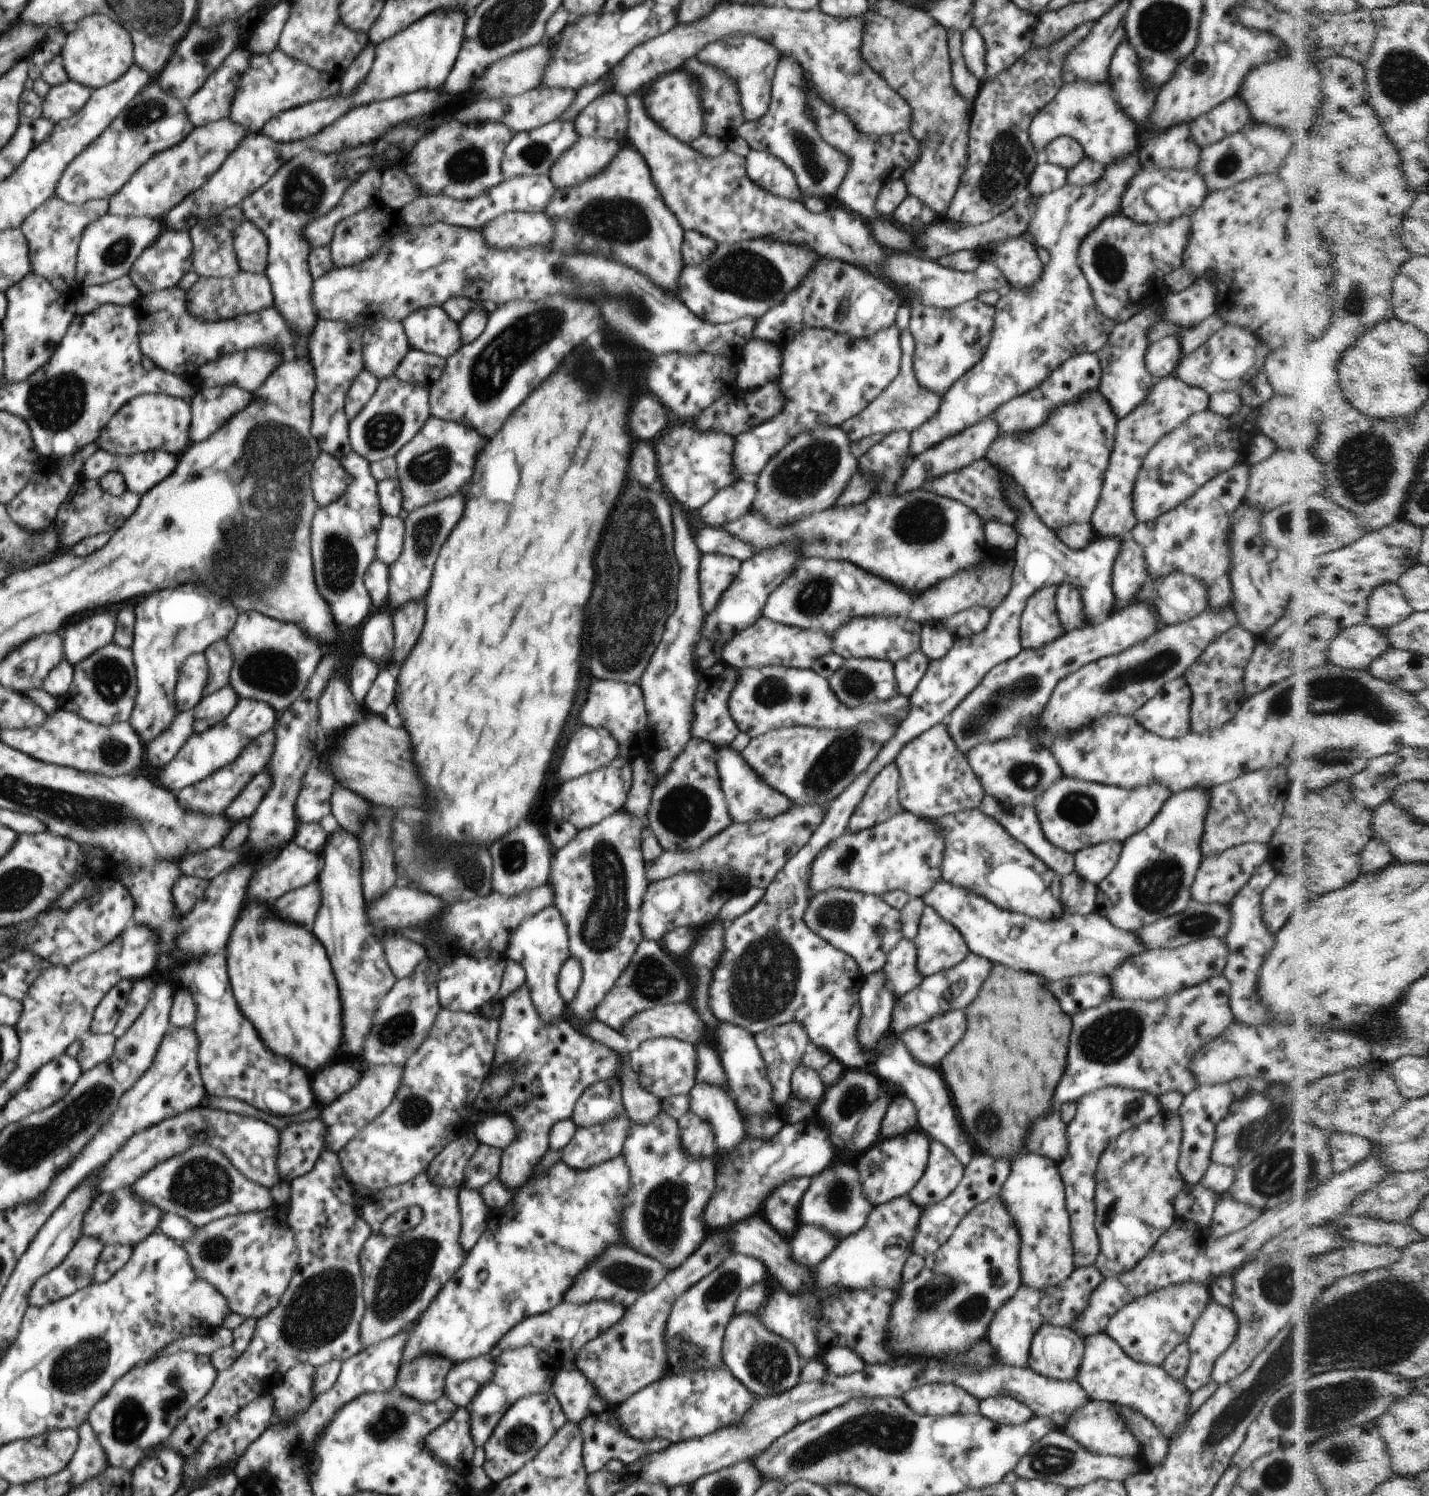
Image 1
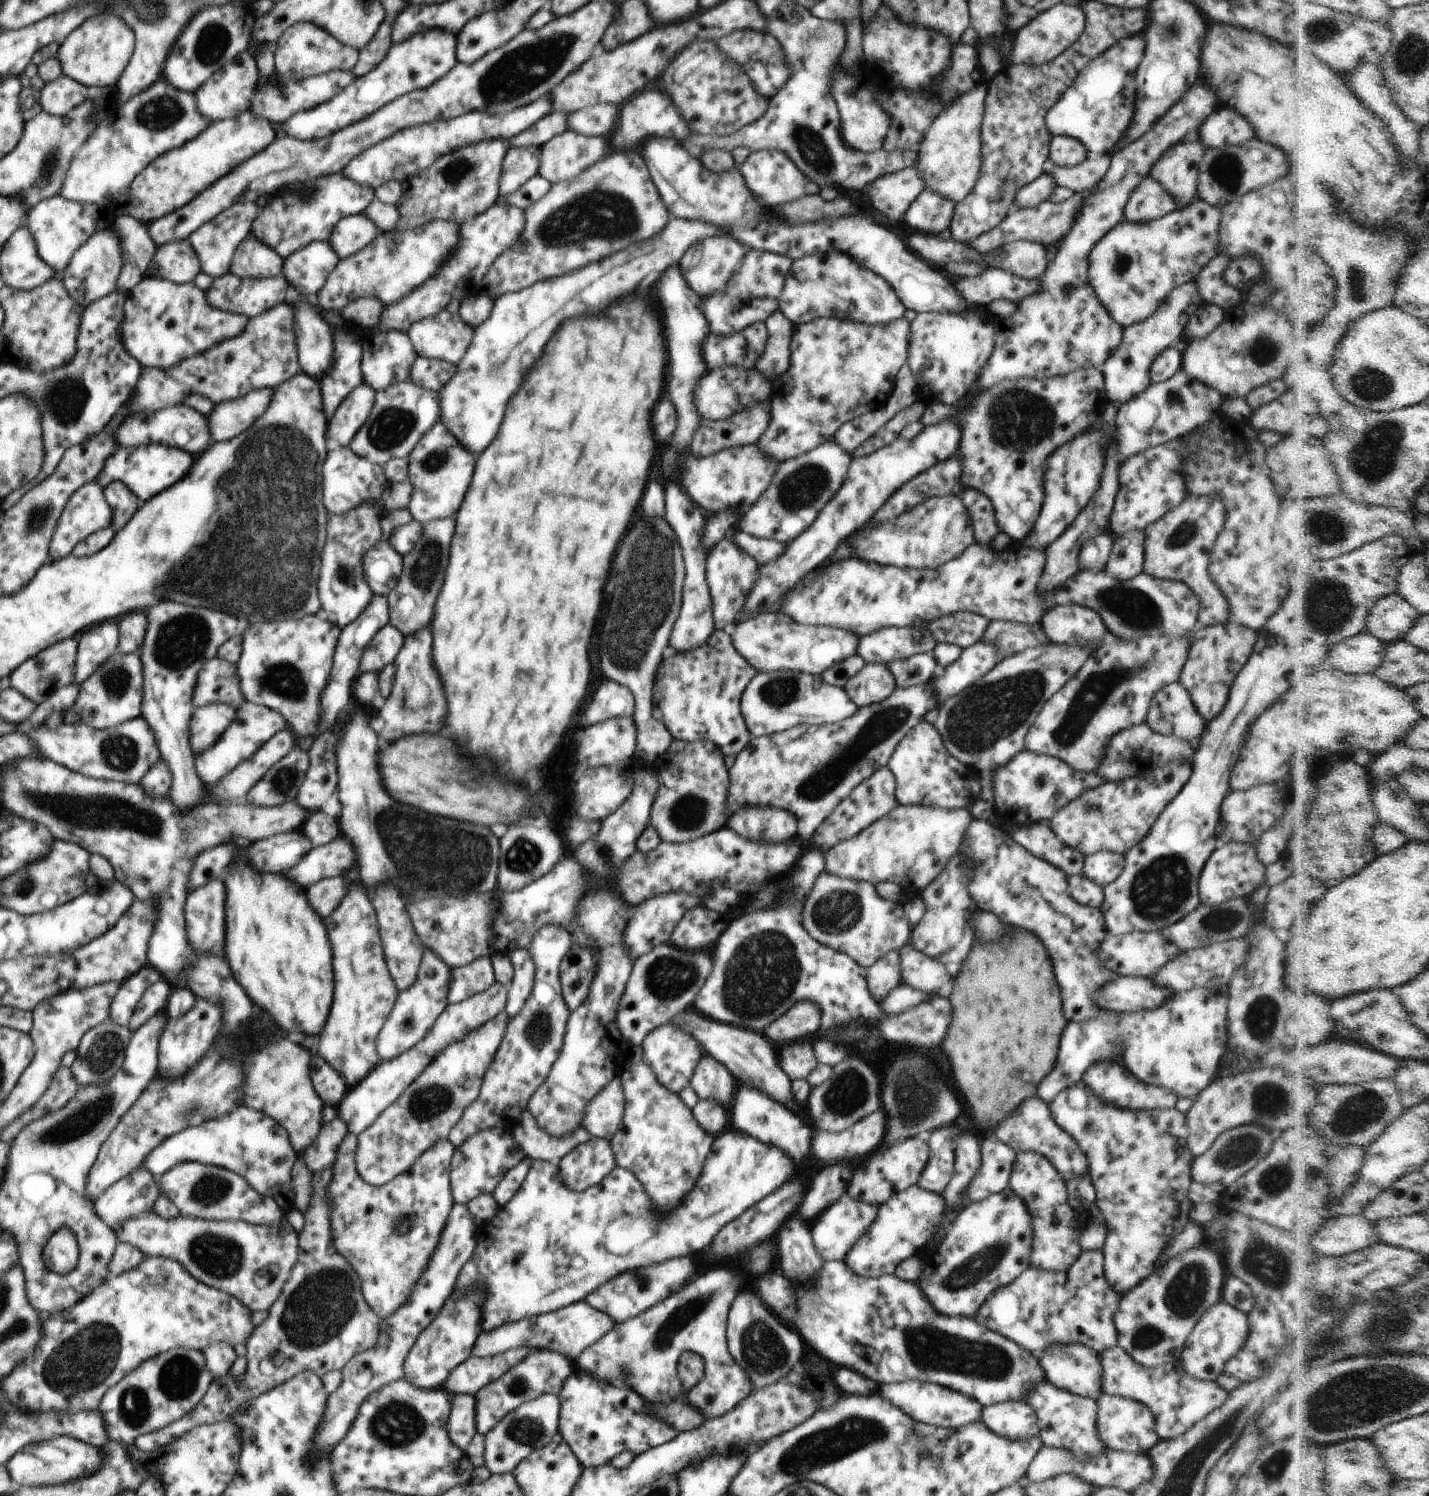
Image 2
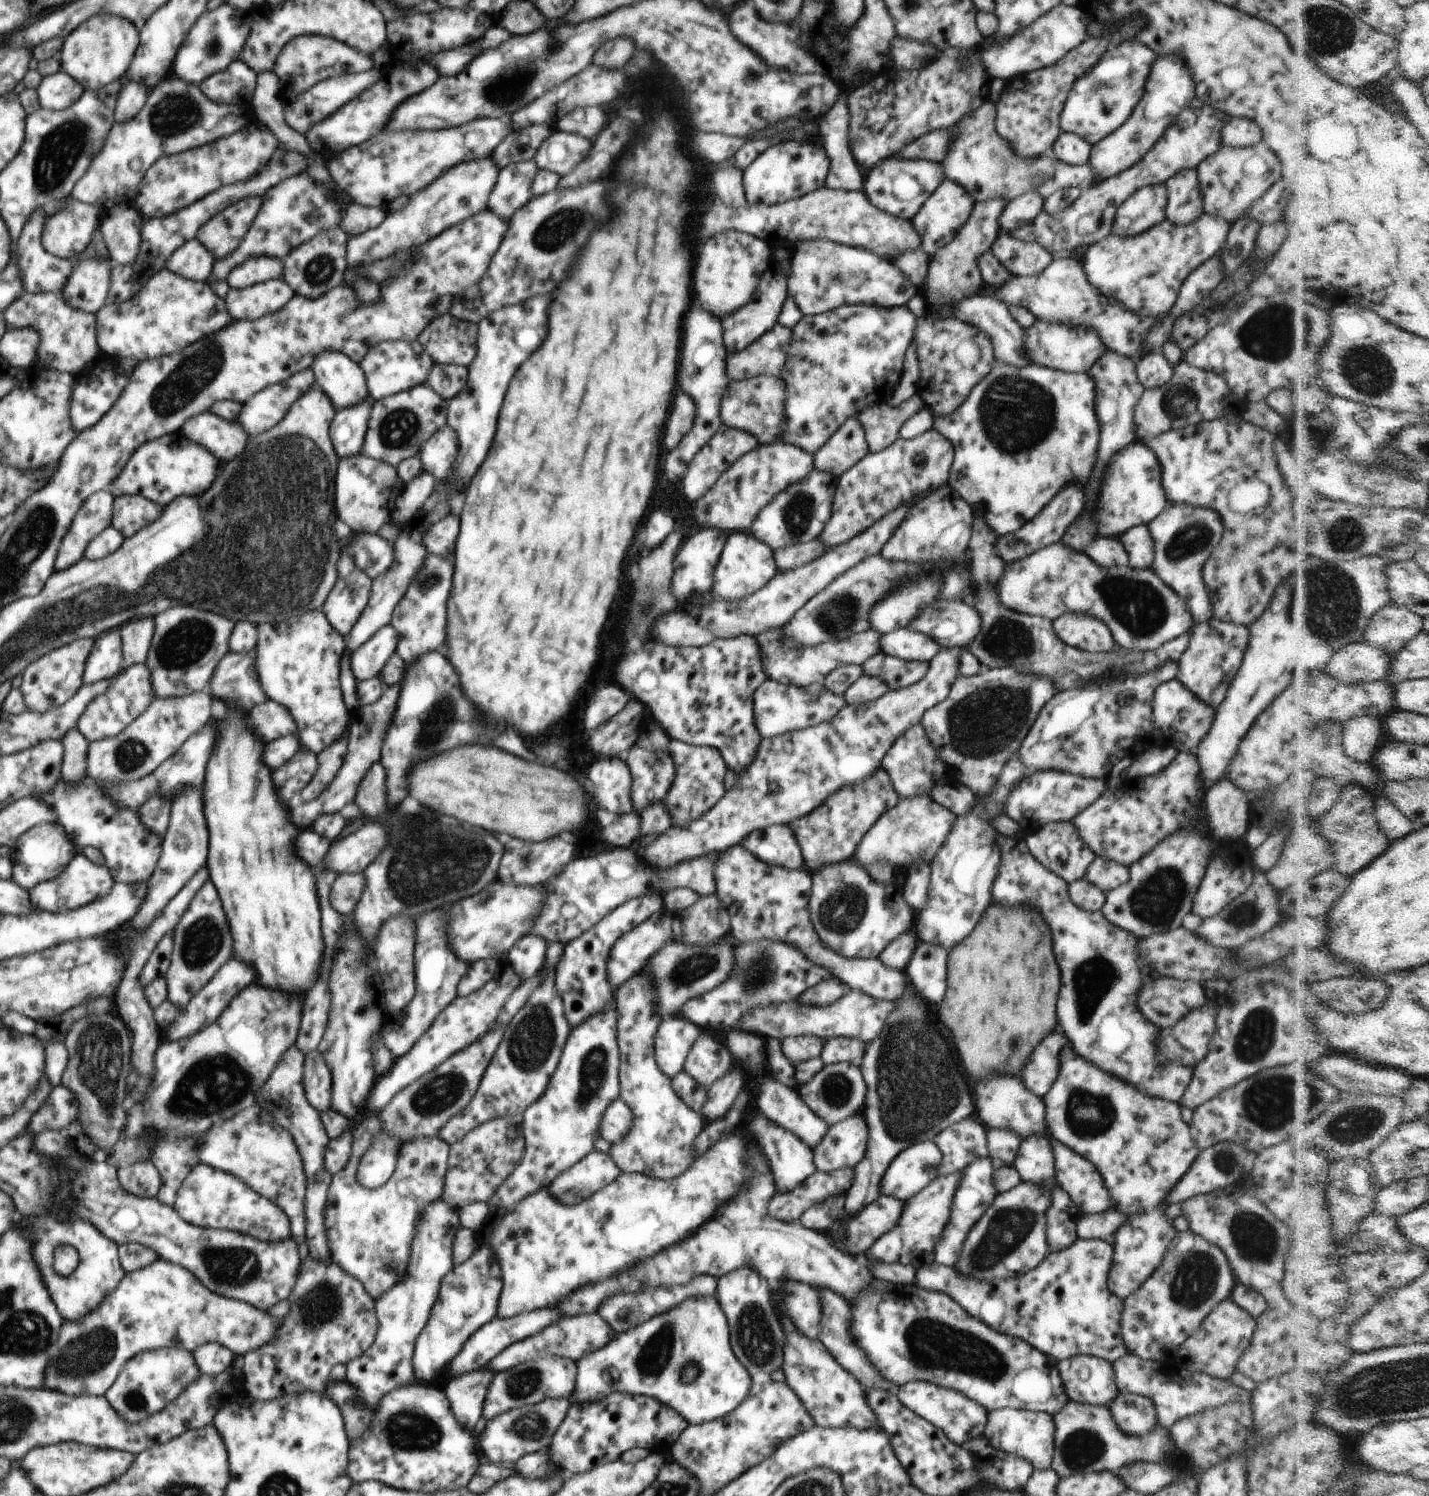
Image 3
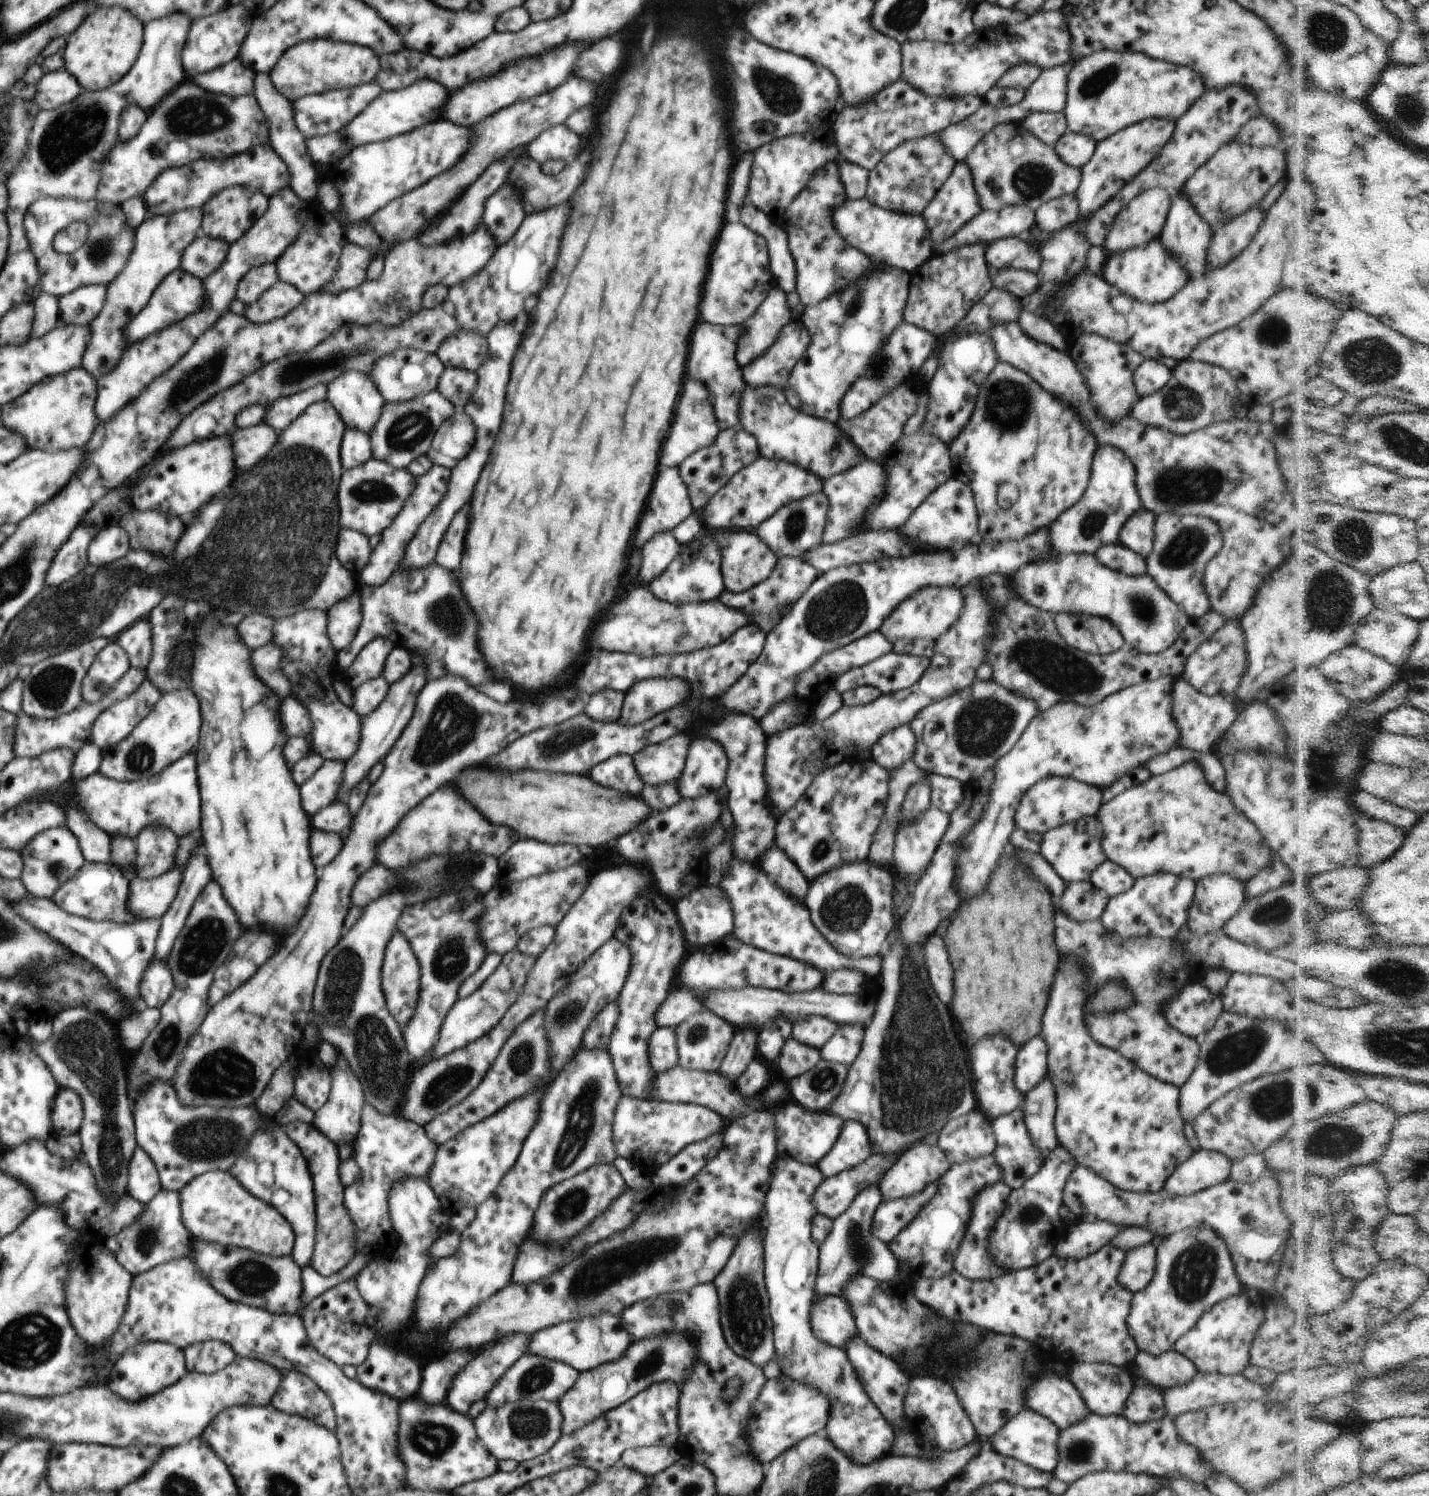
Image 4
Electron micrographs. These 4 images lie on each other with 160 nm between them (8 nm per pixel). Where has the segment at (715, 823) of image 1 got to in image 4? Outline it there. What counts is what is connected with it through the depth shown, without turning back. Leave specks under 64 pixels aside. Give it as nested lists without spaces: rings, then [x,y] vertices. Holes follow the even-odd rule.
[[[692,737],[686,768],[678,778],[678,790],[684,798],[700,798],[710,790],[724,786],[728,758],[712,738]]]

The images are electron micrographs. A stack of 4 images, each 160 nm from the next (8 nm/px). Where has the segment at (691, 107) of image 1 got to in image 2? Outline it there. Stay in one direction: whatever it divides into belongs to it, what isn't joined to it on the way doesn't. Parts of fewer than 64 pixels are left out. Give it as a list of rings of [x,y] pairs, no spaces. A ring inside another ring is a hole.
[[[642,92],[636,98],[628,100],[620,112],[618,126],[613,130],[612,144],[614,148],[634,148],[638,142],[642,142],[648,136],[666,136],[666,138],[678,138],[682,140],[684,136],[690,134],[686,122],[682,122],[682,116],[676,112],[674,104],[664,92]]]

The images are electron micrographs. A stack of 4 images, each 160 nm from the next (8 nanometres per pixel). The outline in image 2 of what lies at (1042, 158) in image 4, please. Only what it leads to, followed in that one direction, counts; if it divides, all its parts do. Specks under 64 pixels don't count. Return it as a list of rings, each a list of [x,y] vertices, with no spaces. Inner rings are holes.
[[[982,82],[974,91],[961,94],[937,116],[917,148],[916,168],[924,179],[926,189],[938,191],[956,203],[974,190],[973,186],[981,175],[981,124],[987,92],[988,86]],[[1087,151],[1084,162],[1073,167],[1048,165],[1047,172],[1052,174],[1058,187],[1069,188],[1074,193],[1096,187],[1108,172],[1111,154],[1098,154]]]

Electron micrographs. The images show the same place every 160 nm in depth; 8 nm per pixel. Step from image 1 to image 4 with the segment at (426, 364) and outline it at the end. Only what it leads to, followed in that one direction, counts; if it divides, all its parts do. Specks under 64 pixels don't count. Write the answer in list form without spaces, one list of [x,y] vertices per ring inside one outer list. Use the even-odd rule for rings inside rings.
[[[446,367],[438,380],[436,391],[442,394],[456,410],[462,409],[476,387],[477,374],[460,368]]]

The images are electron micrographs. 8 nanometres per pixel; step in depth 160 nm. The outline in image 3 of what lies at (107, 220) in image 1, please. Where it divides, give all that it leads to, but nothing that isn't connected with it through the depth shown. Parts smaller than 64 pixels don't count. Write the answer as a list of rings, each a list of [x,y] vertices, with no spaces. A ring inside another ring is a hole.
[[[106,256],[80,260],[62,290],[65,302],[74,309],[96,314],[109,298],[113,265]]]

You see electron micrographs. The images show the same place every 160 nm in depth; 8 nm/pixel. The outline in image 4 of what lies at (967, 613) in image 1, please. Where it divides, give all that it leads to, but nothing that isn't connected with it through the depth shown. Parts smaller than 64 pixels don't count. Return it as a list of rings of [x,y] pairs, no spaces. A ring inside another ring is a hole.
[[[926,586],[906,600],[902,600],[892,614],[882,622],[879,632],[889,641],[924,639],[936,642],[954,622],[960,618],[962,612],[962,594],[958,588],[942,588],[942,586]]]

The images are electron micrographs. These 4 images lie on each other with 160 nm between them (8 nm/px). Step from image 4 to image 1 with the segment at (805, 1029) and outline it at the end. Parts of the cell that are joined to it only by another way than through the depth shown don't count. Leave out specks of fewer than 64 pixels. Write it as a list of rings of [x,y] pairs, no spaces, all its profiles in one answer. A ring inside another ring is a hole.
[[[800,1063],[791,1076],[791,1092],[792,1095],[800,1100],[808,1100],[816,1111],[821,1098],[824,1096],[825,1084],[821,1082],[819,1073],[812,1067],[808,1068]]]

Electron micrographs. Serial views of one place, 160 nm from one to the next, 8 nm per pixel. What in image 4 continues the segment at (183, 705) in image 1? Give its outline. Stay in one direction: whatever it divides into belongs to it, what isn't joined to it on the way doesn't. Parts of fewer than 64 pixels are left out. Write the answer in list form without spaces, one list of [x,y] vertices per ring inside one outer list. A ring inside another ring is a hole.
[[[268,644],[264,648],[254,650],[252,660],[254,660],[252,664],[254,664],[256,674],[268,686],[274,688],[274,692],[278,694],[278,698],[288,696],[290,682],[284,678],[284,672],[282,672],[282,664],[284,664],[284,652],[282,652],[282,648],[278,644]]]

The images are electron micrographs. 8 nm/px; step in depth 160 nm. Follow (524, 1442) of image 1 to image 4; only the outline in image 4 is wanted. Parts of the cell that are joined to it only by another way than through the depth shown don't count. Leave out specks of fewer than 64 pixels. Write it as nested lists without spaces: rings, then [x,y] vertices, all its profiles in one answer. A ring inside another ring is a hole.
[[[530,1400],[506,1402],[504,1406],[498,1406],[498,1408],[486,1406],[473,1420],[478,1439],[494,1458],[498,1461],[512,1459],[518,1463],[546,1454],[562,1436],[562,1422],[564,1422],[564,1416],[556,1402]]]

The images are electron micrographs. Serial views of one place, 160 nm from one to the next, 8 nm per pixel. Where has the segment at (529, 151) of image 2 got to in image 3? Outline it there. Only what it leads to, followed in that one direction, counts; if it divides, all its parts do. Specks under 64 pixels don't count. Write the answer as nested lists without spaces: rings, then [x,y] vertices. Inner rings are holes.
[[[533,159],[504,166],[499,170],[497,182],[490,194],[488,209],[504,220],[513,218],[533,198],[530,188],[538,172]]]

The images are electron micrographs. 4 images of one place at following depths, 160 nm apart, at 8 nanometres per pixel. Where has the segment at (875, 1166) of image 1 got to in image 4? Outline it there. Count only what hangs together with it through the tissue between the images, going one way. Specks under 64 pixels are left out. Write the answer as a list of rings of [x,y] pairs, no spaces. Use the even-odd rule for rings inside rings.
[[[923,1139],[904,1151],[892,1164],[892,1167],[888,1168],[886,1174],[882,1176],[879,1183],[882,1199],[895,1200],[920,1194],[926,1186],[930,1186],[932,1182],[940,1179],[951,1166],[946,1154],[937,1146],[936,1142],[932,1144]]]

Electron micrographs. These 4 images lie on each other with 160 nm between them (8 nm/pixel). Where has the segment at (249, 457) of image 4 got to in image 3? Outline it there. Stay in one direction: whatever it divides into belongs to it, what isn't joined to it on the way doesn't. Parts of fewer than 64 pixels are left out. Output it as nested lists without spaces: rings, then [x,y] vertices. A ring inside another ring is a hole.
[[[210,412],[194,416],[181,427],[188,440],[206,446],[218,460],[232,460],[248,446],[248,434],[236,422],[226,422]]]

